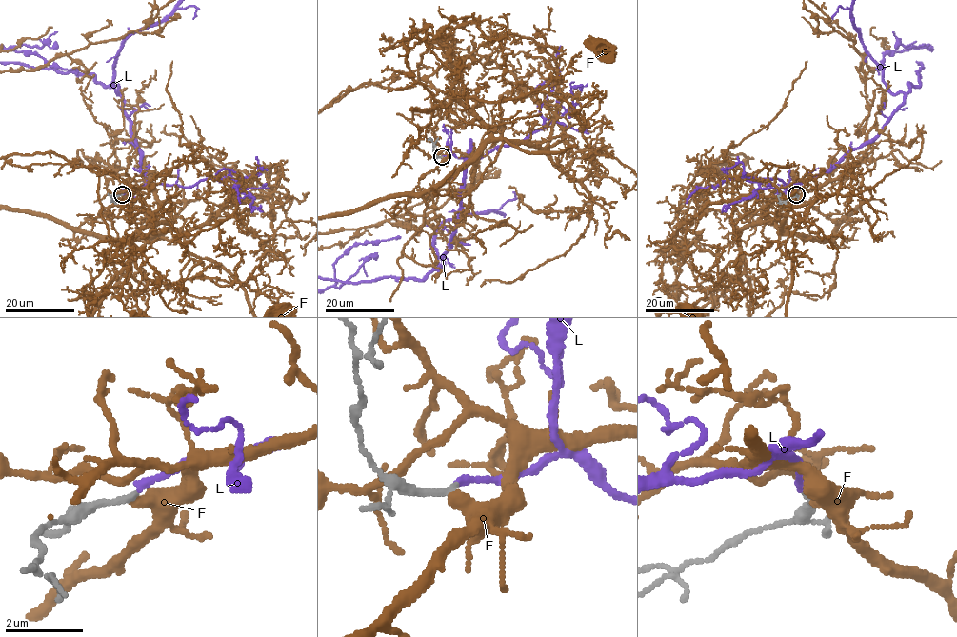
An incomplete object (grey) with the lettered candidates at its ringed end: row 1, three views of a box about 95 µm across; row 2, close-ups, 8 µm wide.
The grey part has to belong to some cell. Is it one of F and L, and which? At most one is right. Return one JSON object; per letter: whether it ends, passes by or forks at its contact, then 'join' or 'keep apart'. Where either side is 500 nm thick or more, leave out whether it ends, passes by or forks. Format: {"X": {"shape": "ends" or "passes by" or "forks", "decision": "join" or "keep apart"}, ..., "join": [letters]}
{"F": {"shape": "ends", "decision": "keep apart"}, "L": {"shape": "ends", "decision": "join"}, "join": ["L"]}

